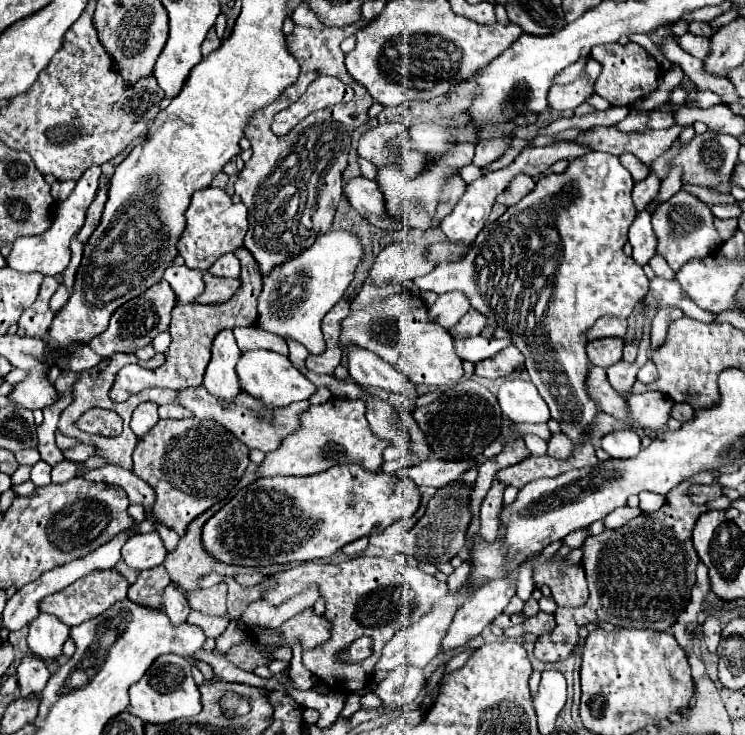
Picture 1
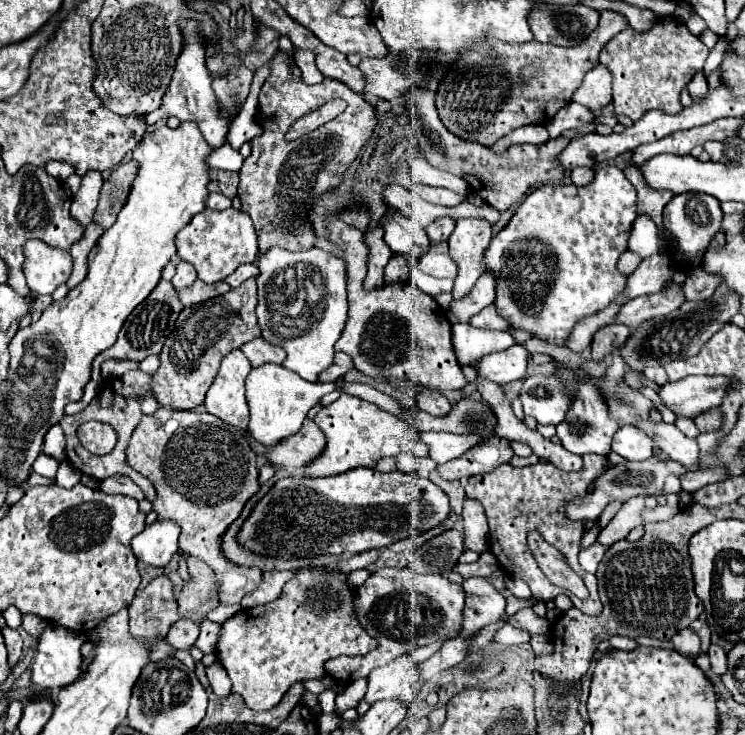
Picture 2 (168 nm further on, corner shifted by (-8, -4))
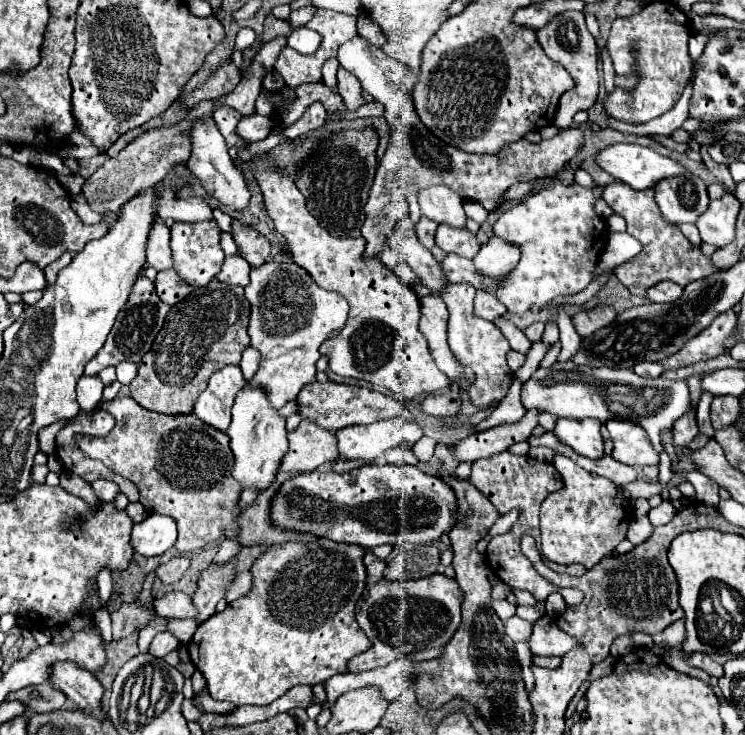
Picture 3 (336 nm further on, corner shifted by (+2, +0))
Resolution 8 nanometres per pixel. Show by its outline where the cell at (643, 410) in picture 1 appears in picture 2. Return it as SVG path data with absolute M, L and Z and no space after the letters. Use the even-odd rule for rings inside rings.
M684 377L676 383L666 383L660 387L662 403L676 417L686 417L686 419L692 419L698 413L704 413L712 407L718 407L722 401L722 393L726 393L726 381L722 381L722 377Z

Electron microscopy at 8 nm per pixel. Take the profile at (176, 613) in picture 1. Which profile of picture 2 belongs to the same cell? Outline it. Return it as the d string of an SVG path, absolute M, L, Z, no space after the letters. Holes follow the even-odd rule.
M180 619L174 623L166 635L166 641L176 649L190 649L198 637L198 625L190 619Z

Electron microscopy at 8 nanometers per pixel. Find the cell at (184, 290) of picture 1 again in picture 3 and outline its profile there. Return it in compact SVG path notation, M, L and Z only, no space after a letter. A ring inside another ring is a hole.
M160 217L154 219L148 241L146 241L146 263L154 269L170 269L172 257L170 257L170 229L164 225Z

